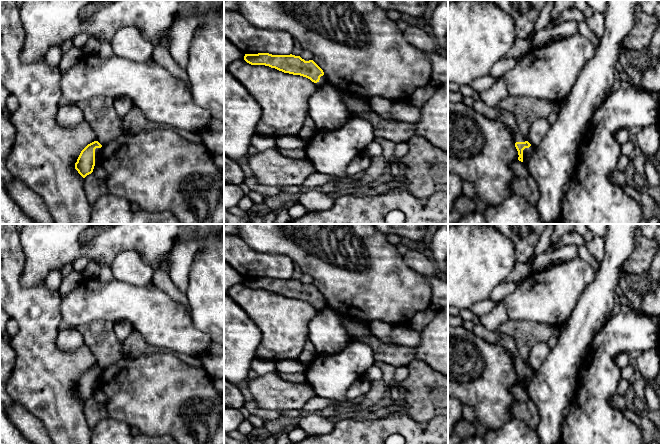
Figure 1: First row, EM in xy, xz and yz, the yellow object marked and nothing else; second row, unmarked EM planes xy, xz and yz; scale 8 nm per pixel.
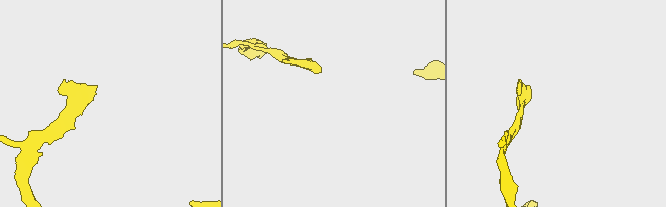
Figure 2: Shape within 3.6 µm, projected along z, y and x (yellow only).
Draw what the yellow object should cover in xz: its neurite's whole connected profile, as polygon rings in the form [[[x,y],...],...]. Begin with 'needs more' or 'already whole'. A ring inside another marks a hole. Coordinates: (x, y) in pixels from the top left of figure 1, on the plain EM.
needs more | [[[269,277],[245,278],[244,284],[251,289],[265,289],[284,297],[300,299],[321,310],[327,307],[323,294],[313,285],[295,279]]]

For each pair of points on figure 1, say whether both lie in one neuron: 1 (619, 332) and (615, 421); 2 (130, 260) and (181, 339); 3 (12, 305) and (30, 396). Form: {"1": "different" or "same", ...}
{"1": "same", "2": "different", "3": "same"}

